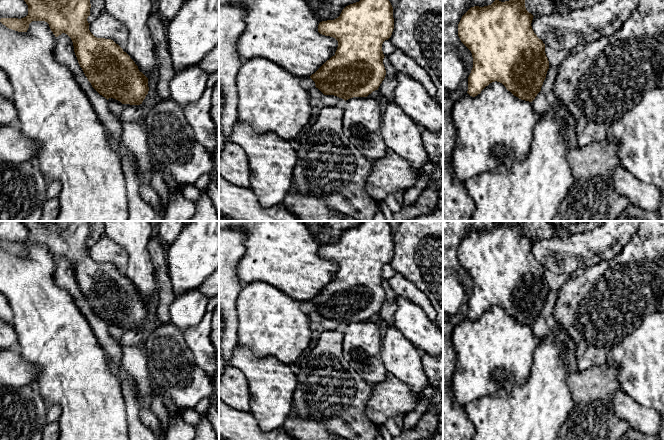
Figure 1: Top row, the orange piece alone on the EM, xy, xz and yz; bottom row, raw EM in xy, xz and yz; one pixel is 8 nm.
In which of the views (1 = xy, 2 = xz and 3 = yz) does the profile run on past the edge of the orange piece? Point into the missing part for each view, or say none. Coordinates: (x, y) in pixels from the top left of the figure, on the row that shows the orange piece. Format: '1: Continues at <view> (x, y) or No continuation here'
1: No continuation here
2: No continuation here
3: No continuation here

